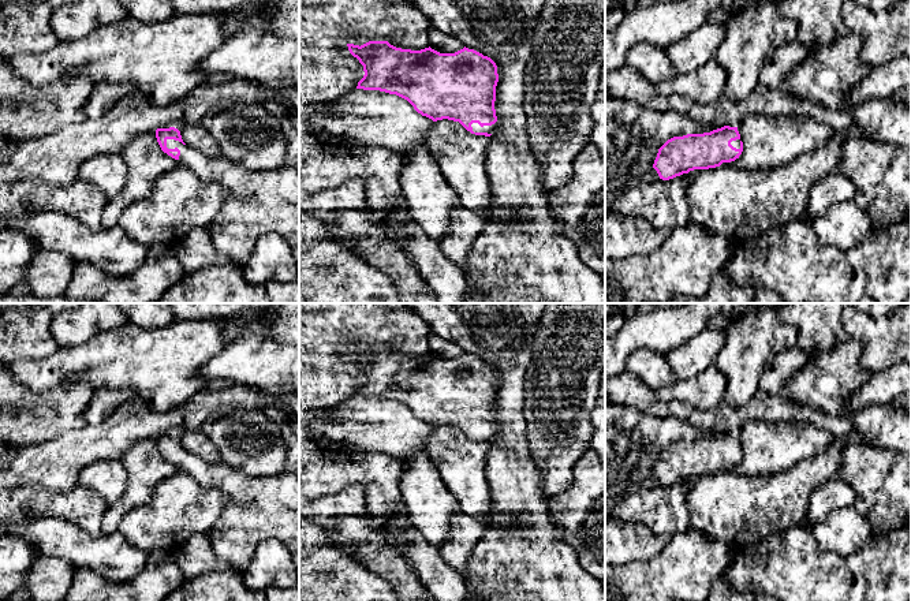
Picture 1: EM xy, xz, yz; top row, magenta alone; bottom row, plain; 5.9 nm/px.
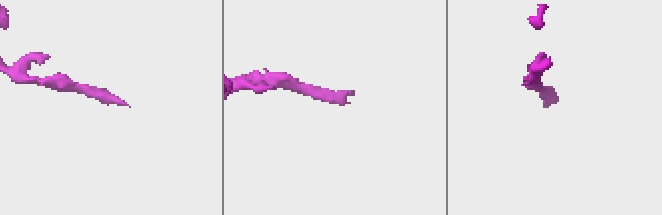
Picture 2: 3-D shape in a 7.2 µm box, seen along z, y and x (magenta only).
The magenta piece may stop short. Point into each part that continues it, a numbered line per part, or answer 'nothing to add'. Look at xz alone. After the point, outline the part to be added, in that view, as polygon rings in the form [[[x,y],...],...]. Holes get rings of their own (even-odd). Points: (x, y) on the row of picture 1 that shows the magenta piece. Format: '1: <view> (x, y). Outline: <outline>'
1: xz (492, 129). Outline: [[[473,123],[471,127],[473,127],[473,131],[474,132],[488,132],[488,134],[493,134],[497,130],[497,123],[494,123],[492,126],[483,126],[483,127],[481,127],[478,123]]]

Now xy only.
1: xy (258, 202). Outline: [[[167,139],[167,148],[178,148],[178,163],[194,171],[199,179],[217,182],[228,190],[217,217],[208,228],[212,244],[229,262],[243,266],[250,260],[258,238],[265,234],[279,234],[291,246],[299,246],[299,173],[295,169],[284,165],[275,171],[250,171],[224,156],[209,157],[175,139]]]

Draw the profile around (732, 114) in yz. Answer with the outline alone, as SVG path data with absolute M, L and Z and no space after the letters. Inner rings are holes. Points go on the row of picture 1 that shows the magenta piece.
M758 82L757 87L743 101L727 101L725 122L729 127L738 127L746 117L762 116L799 116L814 117L832 127L844 131L852 126L852 119L844 109L828 109L809 100L799 100L785 86L769 89Z

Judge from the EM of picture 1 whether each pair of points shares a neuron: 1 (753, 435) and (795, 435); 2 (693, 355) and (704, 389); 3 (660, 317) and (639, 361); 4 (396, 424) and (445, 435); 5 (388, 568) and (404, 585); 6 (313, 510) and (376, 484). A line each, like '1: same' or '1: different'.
1: same
2: different
3: different
4: different
5: same
6: different

